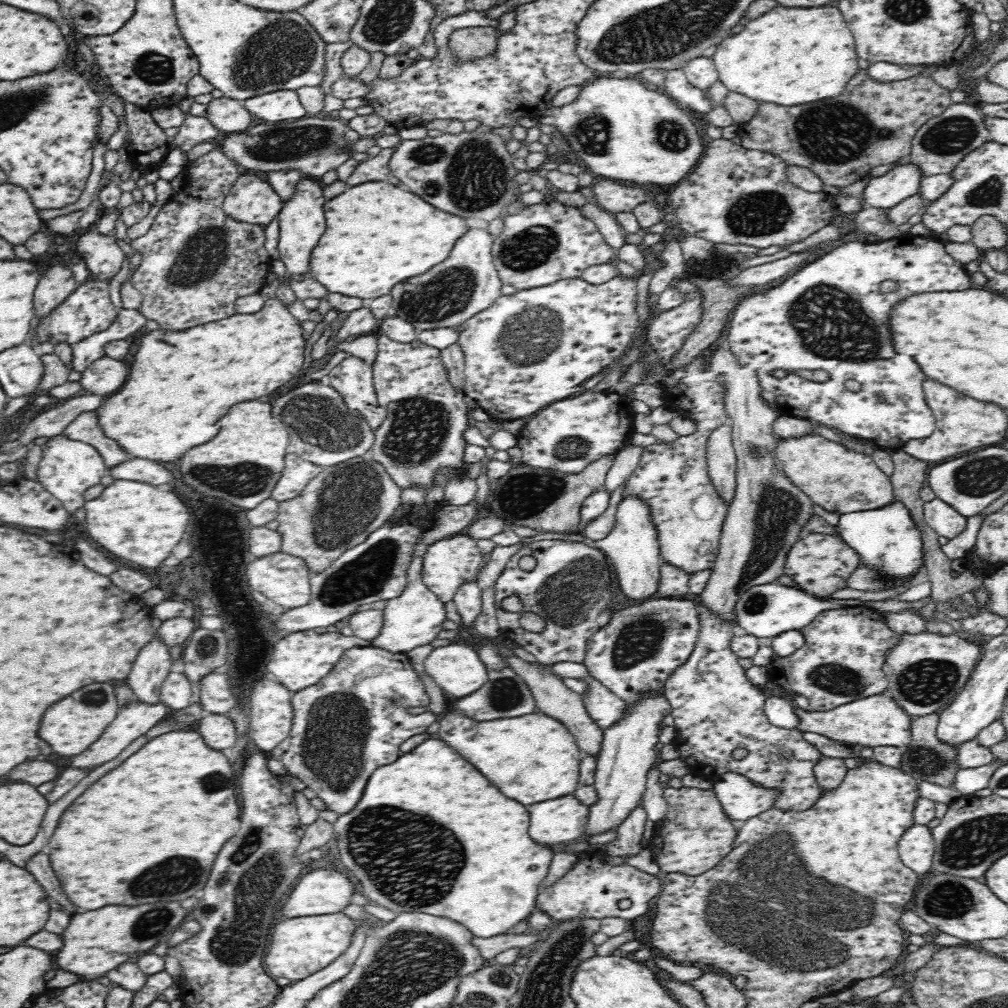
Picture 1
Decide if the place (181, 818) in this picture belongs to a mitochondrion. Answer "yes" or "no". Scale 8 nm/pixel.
no

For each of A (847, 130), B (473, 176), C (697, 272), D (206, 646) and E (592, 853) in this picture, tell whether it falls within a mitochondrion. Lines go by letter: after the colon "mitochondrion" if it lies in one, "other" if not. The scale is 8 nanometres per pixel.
A: mitochondrion
B: mitochondrion
C: other
D: mitochondrion
E: other

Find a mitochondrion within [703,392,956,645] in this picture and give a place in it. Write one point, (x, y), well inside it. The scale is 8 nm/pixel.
(778, 510)

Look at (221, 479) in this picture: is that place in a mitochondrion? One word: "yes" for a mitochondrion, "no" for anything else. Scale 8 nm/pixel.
yes

